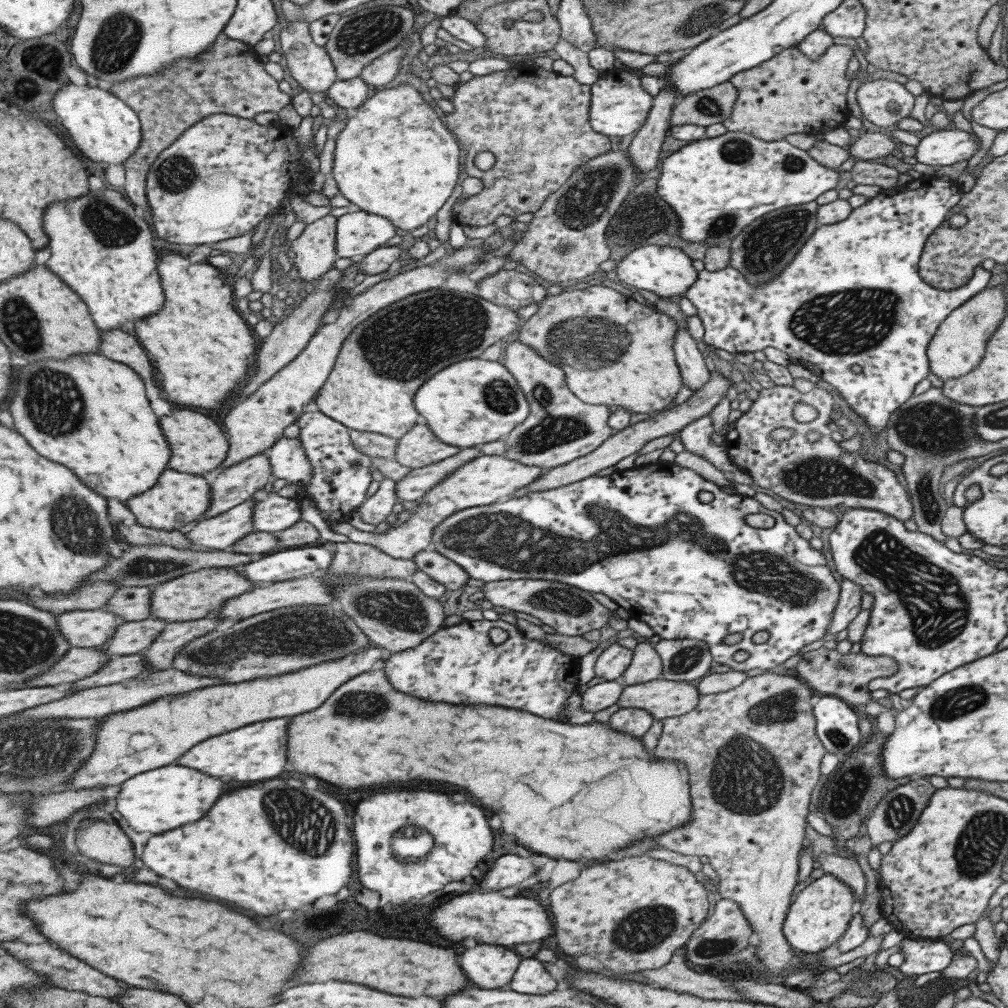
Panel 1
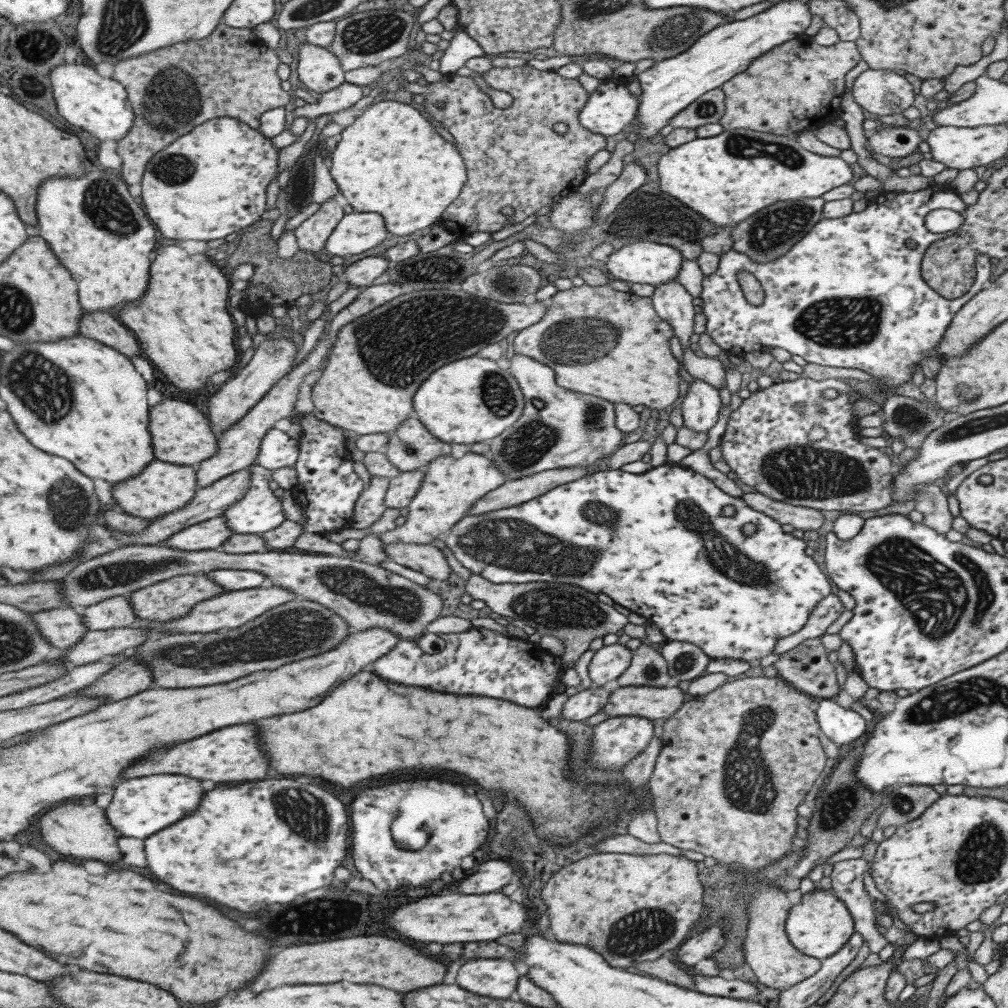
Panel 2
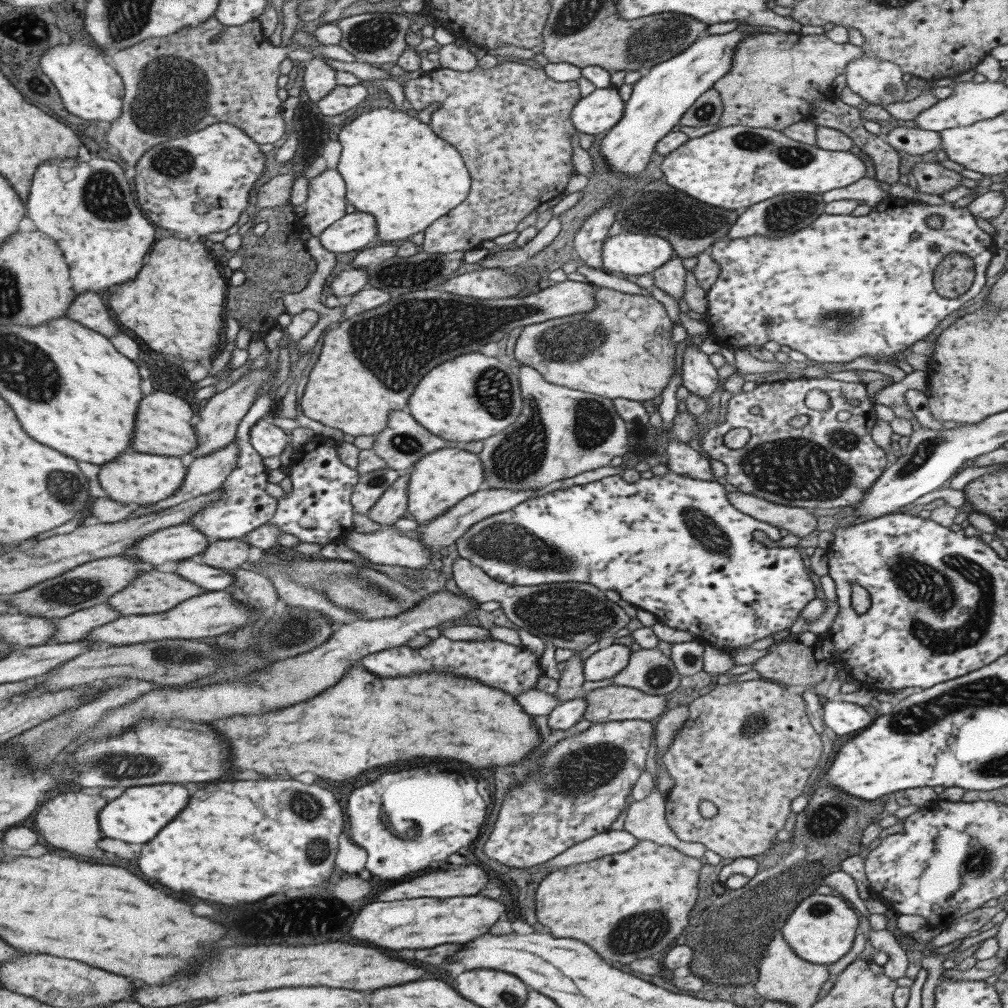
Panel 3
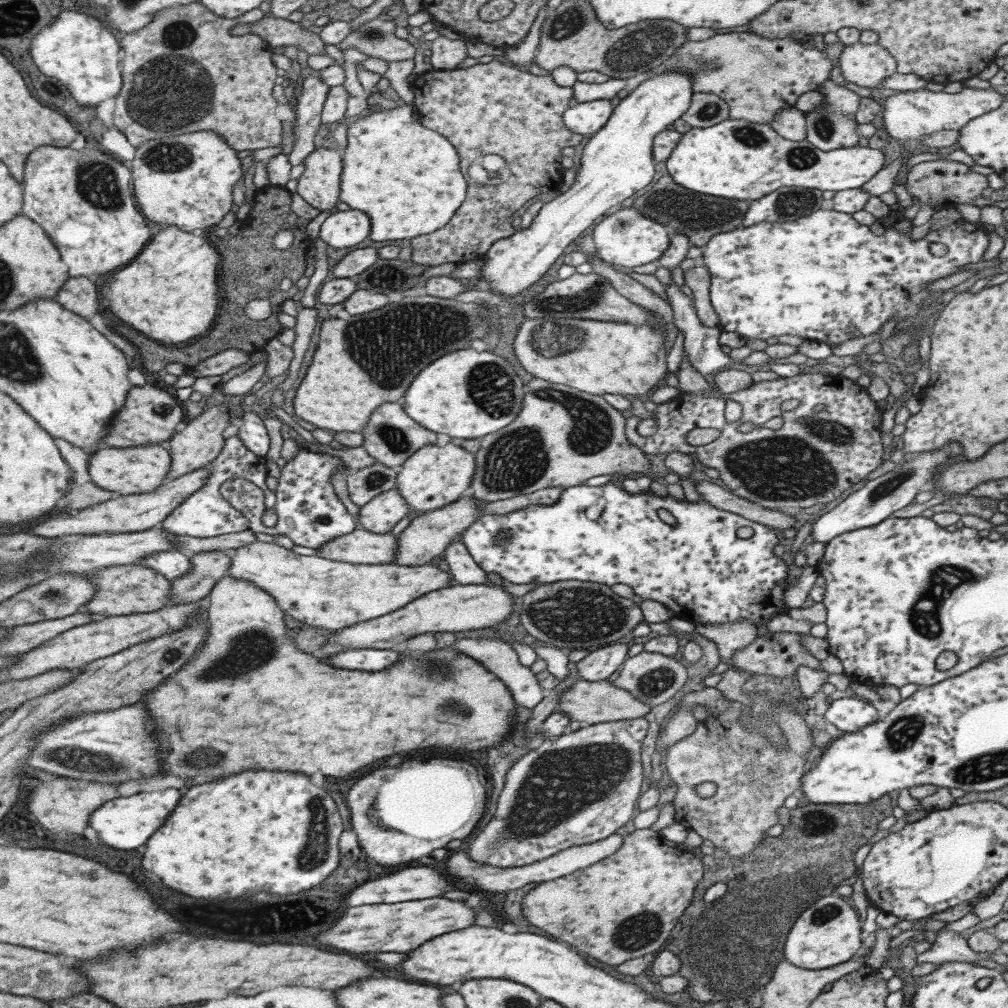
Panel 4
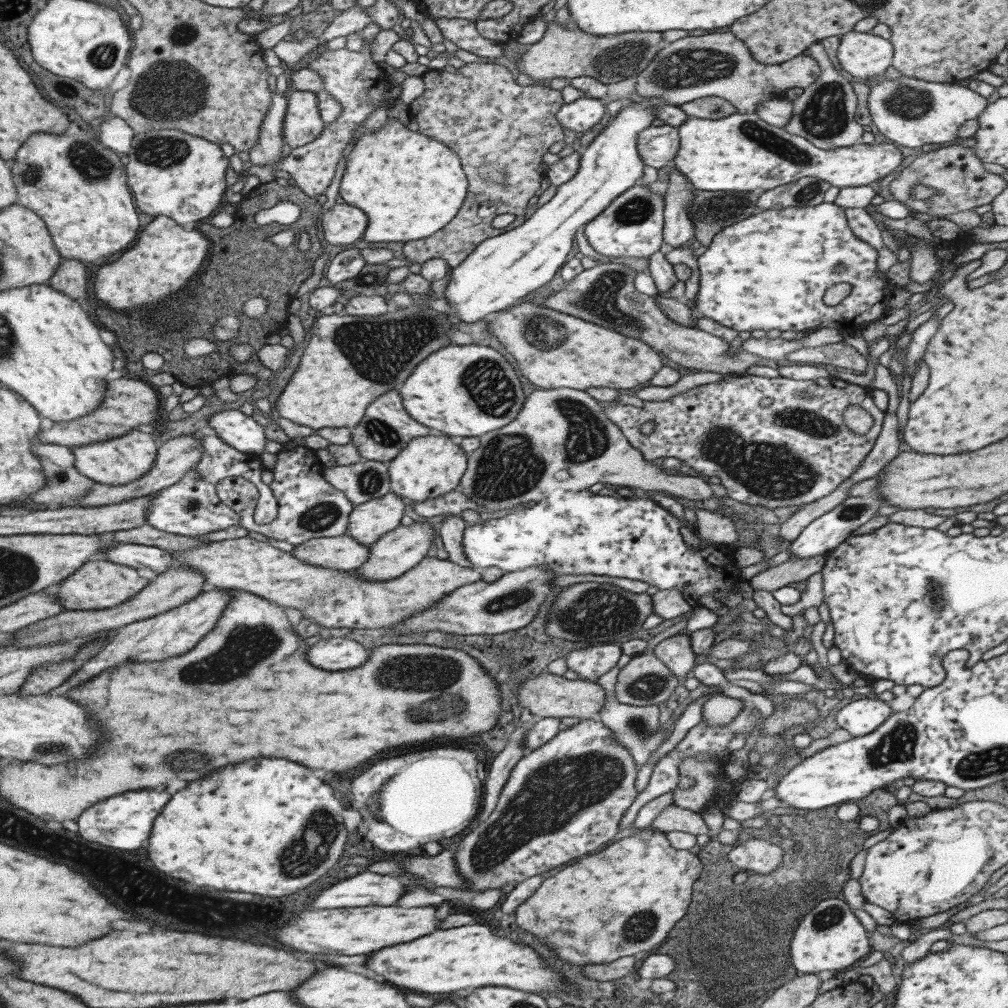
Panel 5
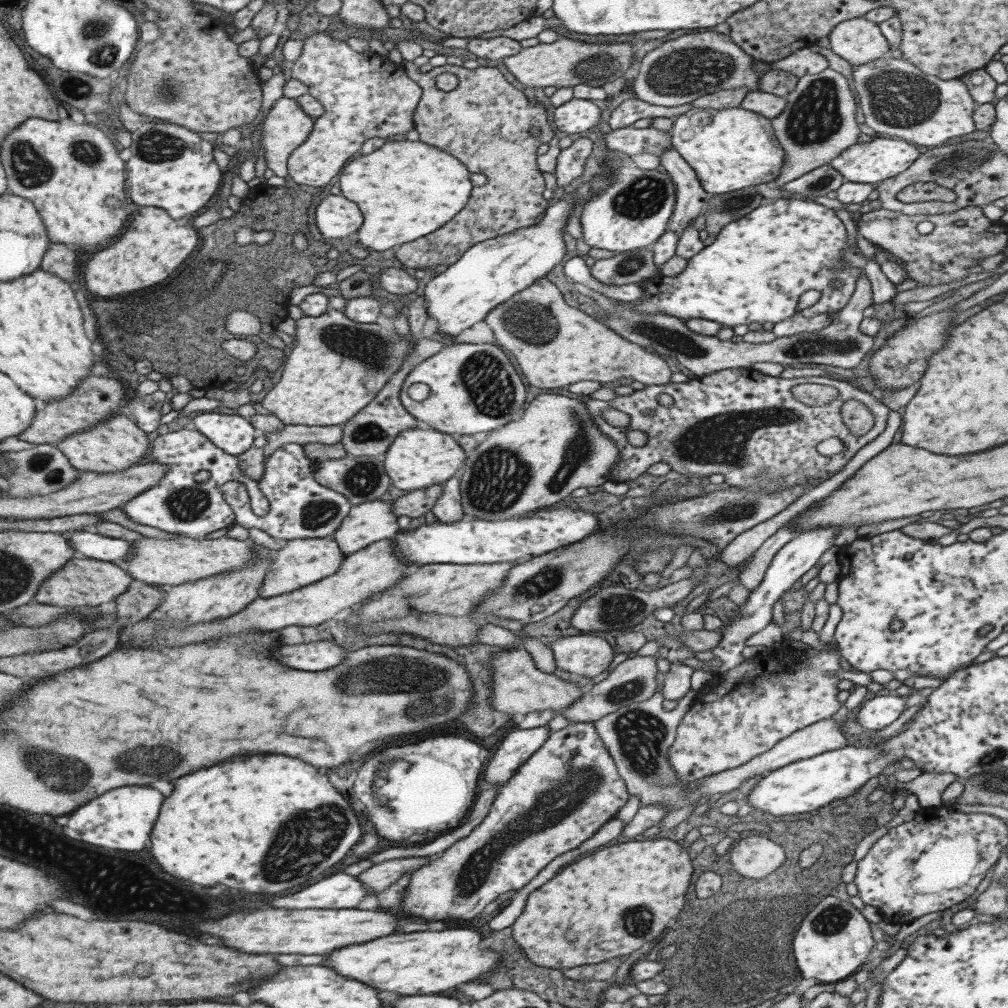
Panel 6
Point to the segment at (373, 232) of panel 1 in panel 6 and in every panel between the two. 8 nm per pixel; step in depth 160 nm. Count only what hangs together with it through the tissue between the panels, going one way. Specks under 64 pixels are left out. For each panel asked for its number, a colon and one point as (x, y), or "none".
2: (357, 232)
3: (352, 232)
4: (342, 229)
5: (341, 225)
6: (335, 218)

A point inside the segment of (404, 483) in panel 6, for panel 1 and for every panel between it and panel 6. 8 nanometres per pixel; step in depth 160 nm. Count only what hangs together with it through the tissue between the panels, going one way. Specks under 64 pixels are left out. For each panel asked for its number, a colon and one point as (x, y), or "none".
1: (487, 479)
2: (449, 487)
3: (438, 480)
4: (432, 477)
5: (427, 466)

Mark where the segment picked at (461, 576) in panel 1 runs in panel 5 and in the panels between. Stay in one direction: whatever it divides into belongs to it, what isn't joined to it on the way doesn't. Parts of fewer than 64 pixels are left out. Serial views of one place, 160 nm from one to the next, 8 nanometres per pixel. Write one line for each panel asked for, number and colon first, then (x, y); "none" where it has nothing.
2: (426, 558)
3: (384, 546)
4: (359, 547)
5: (342, 552)

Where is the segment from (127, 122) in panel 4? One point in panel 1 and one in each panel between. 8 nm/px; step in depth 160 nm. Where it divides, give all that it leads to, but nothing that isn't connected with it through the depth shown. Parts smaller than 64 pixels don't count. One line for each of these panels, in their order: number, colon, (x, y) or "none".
1: (227, 78)
2: (230, 73)
3: (175, 85)

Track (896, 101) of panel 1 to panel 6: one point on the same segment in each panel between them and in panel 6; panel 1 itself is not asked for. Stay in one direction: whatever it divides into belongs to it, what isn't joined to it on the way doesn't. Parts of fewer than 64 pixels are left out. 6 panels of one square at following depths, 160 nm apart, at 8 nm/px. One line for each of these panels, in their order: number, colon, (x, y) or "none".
2: (878, 92)
3: (879, 82)
4: (867, 65)
5: (862, 55)
6: (857, 41)

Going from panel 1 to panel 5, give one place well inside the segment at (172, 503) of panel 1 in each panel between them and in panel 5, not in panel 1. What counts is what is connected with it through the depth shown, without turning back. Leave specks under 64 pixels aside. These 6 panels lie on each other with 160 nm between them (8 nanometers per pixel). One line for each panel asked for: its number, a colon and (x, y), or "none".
2: (162, 487)
3: (137, 479)
4: (136, 469)
5: (121, 460)

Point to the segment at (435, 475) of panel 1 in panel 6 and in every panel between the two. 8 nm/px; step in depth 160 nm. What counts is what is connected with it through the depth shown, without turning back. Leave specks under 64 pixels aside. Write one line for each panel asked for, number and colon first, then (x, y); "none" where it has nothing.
2: (401, 489)
3: (392, 503)
4: (379, 515)
5: (367, 522)
6: (369, 522)

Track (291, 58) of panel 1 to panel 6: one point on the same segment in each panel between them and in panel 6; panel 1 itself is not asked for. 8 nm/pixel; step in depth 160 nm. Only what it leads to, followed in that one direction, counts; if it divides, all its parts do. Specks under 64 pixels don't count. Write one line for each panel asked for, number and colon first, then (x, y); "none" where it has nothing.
2: (318, 69)
3: (319, 78)
4: (308, 105)
5: (302, 123)
6: (286, 125)

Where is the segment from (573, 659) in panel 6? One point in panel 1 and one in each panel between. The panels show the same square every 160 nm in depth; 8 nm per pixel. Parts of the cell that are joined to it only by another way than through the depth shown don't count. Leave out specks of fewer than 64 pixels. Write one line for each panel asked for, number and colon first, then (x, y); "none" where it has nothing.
1: (613, 660)
2: (607, 663)
3: (604, 663)
4: (598, 664)
5: (589, 662)

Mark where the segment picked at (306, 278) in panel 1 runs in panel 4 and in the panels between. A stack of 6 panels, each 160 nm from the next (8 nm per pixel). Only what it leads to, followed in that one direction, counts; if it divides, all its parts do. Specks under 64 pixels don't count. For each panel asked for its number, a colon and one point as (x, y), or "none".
2: (311, 234)
3: (325, 203)
4: (319, 185)

